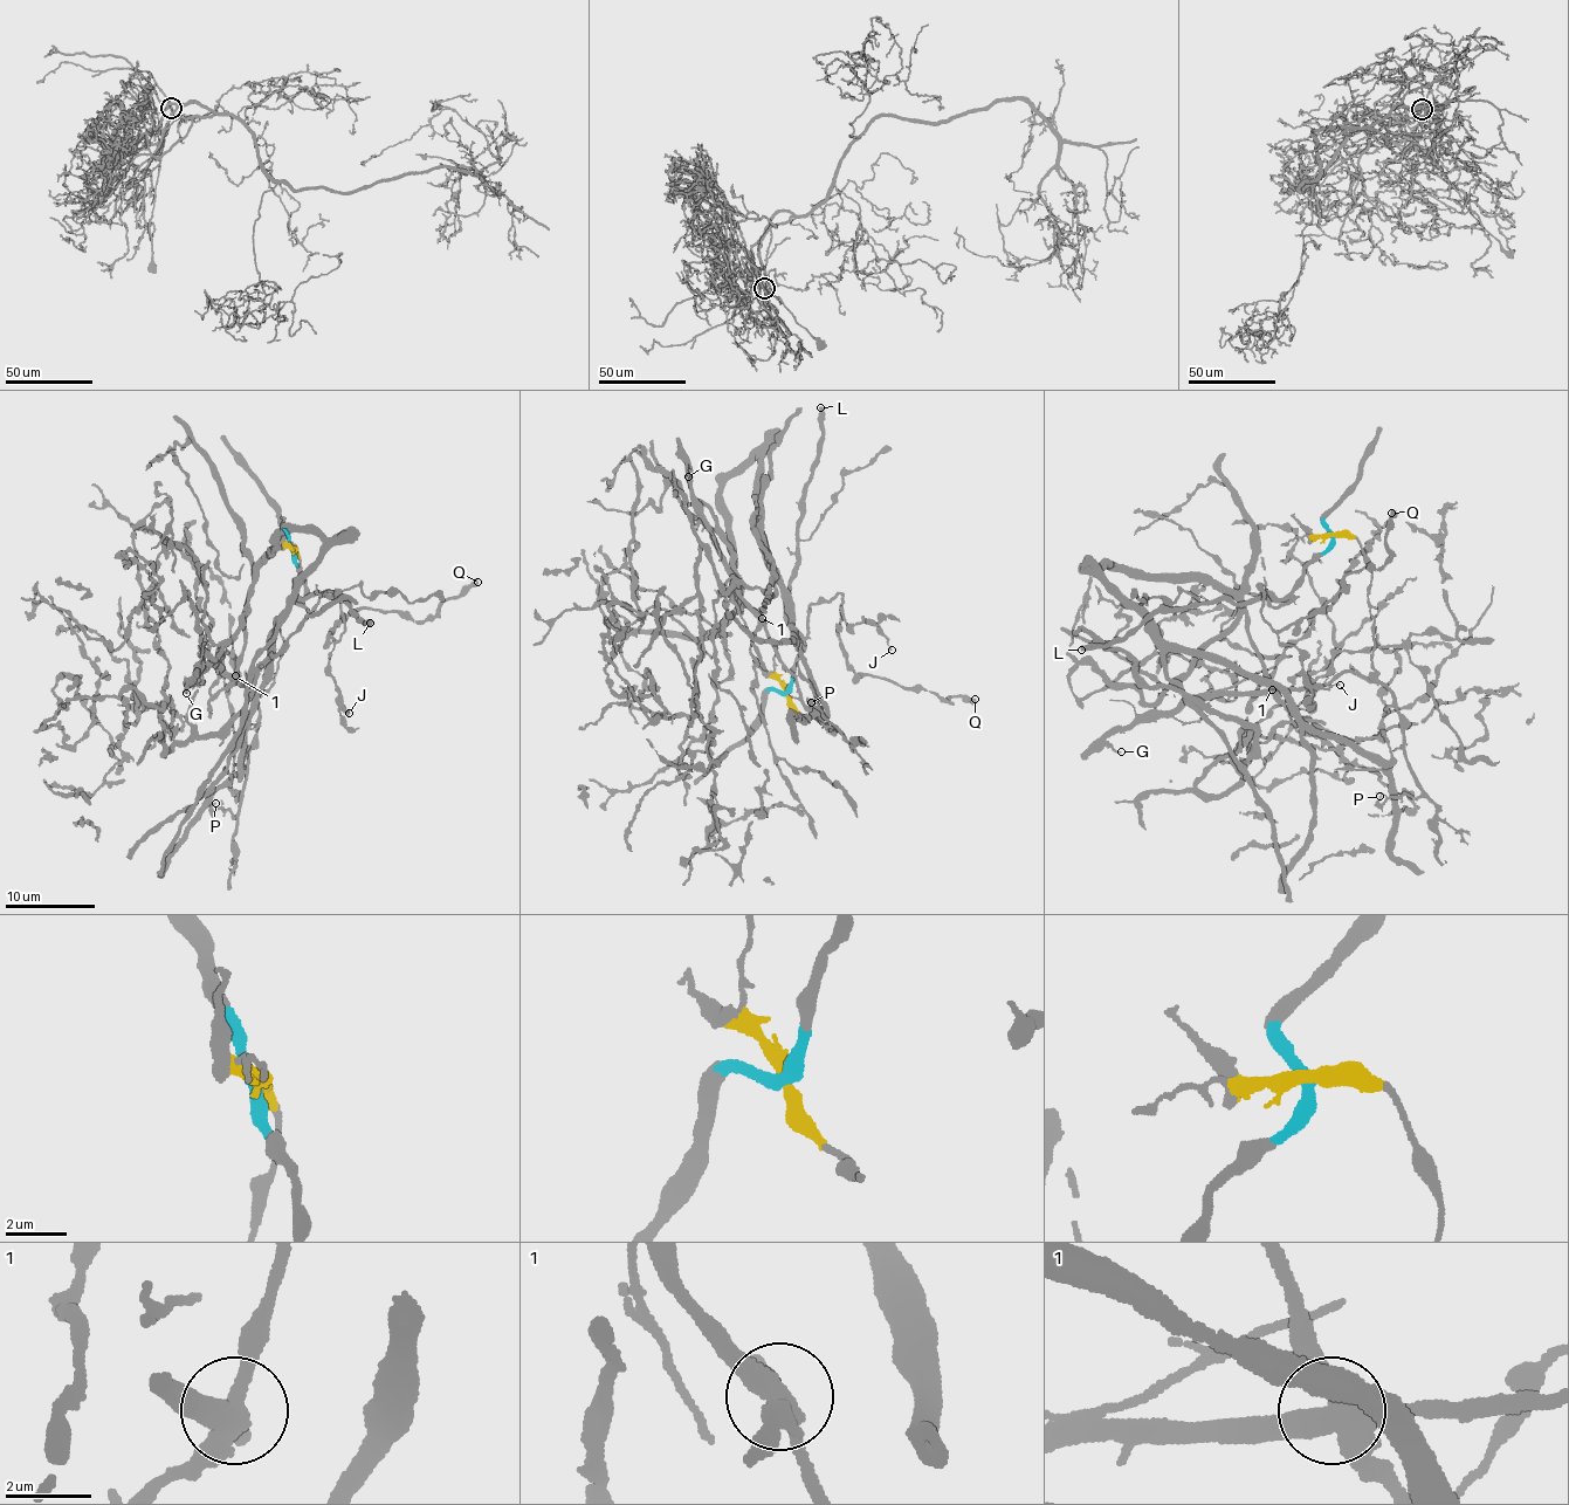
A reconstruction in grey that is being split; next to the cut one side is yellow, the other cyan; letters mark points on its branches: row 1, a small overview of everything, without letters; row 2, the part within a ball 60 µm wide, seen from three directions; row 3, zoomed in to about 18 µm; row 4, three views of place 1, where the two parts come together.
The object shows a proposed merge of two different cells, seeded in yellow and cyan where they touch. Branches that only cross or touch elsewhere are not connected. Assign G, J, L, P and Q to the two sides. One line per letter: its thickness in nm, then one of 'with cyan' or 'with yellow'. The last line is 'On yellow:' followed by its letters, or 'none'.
G: calibre 130 nm; with yellow
J: calibre 100 nm; with cyan
L: calibre 440 nm; with cyan
P: calibre 140 nm; with yellow
Q: calibre 480 nm; with cyan
On yellow: G, P

